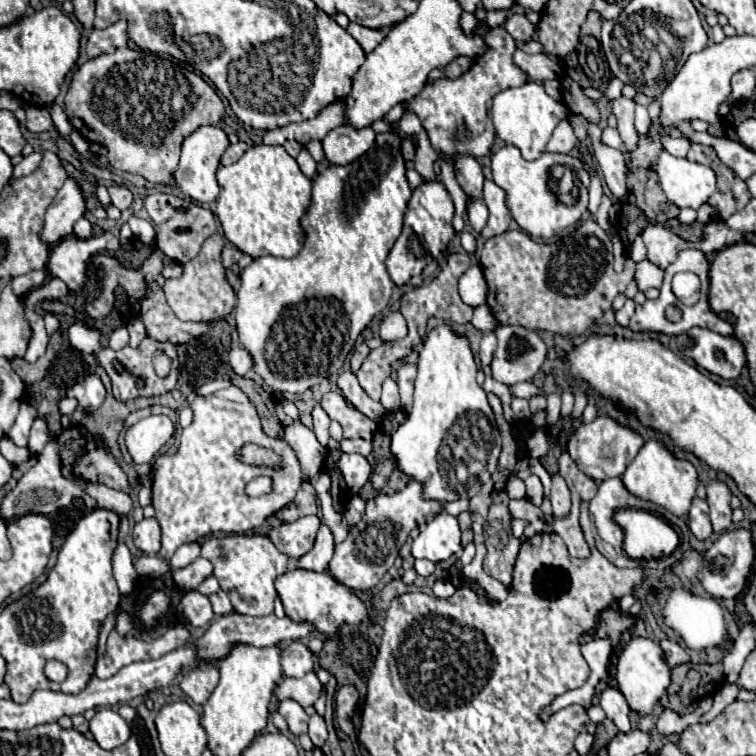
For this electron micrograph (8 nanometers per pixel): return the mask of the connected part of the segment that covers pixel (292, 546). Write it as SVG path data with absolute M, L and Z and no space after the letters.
M305 515L295 523L279 525L269 533L269 537L279 551L289 555L289 559L297 561L313 547L317 537L317 527L321 527L321 519L317 515Z

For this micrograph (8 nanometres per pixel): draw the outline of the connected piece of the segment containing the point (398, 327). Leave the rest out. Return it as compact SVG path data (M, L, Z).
M393 311L383 317L381 321L381 339L383 341L397 341L407 335L405 317L399 311Z

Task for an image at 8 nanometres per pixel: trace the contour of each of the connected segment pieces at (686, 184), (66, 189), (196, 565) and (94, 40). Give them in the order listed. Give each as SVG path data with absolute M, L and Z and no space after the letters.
M661 151L655 171L663 193L679 209L699 209L715 193L715 173L707 165L677 159L667 151Z
M67 179L57 191L53 203L47 207L45 223L41 229L41 241L55 245L73 233L77 219L85 215L85 197L73 179Z
M199 557L197 561L193 561L191 565L179 569L173 573L173 581L177 587L189 591L189 589L197 589L197 585L207 579L209 575L213 575L213 565L209 559Z
M117 21L107 29L93 29L87 41L87 55L97 57L97 55L103 55L105 51L127 47L129 39L127 39L125 27L127 27L125 21Z

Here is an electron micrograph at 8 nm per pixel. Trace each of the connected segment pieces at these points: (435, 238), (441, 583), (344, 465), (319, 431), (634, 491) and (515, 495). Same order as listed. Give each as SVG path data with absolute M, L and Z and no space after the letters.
M427 181L417 189L413 189L403 217L403 231L385 261L387 271L395 285L403 287L413 277L413 273L419 273L441 253L445 245L449 245L449 241L455 237L451 227L453 215L455 215L455 207L453 207L451 195L441 181Z
M439 579L439 581L435 581L435 585L433 585L433 593L435 593L437 597L451 597L451 595L455 593L455 587L453 587L449 581Z
M343 453L341 459L339 459L339 469L343 473L345 483L355 493L369 481L369 475L371 475L369 461L363 455L357 455L357 453L353 453L353 455Z
M319 405L313 409L313 423L315 423L315 435L317 435L317 439L321 441L323 447L327 447L327 441L329 441L329 433L327 433L329 417L327 417L327 413Z
M647 441L621 479L631 495L635 495L637 499L647 499L671 511L677 517L685 517L689 513L697 483L699 483L695 467L685 459L675 459L667 449L661 447L659 441Z
M511 476L506 483L505 491L511 499L523 499L525 497L525 483L515 476Z

